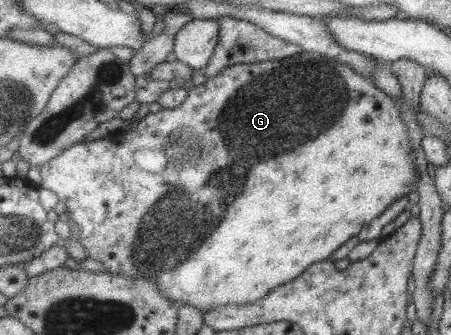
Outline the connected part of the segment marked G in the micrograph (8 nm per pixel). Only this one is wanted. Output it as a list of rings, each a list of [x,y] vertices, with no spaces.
[[[302,51],[279,60],[229,65],[218,75],[207,78],[204,85],[194,86],[180,107],[162,108],[158,113],[149,113],[128,130],[114,131],[98,141],[72,145],[58,158],[50,160],[40,168],[42,178],[40,187],[58,195],[59,200],[66,205],[66,213],[81,229],[78,241],[86,250],[88,257],[103,263],[112,274],[127,278],[153,279],[159,283],[159,290],[162,290],[168,299],[178,305],[188,303],[196,306],[204,313],[218,306],[254,303],[257,299],[268,295],[275,287],[297,278],[298,274],[314,262],[331,259],[344,243],[354,236],[359,236],[364,225],[382,215],[399,197],[415,191],[418,169],[412,152],[414,149],[408,137],[406,123],[402,121],[402,113],[393,98],[359,74],[352,66],[318,52]]]

